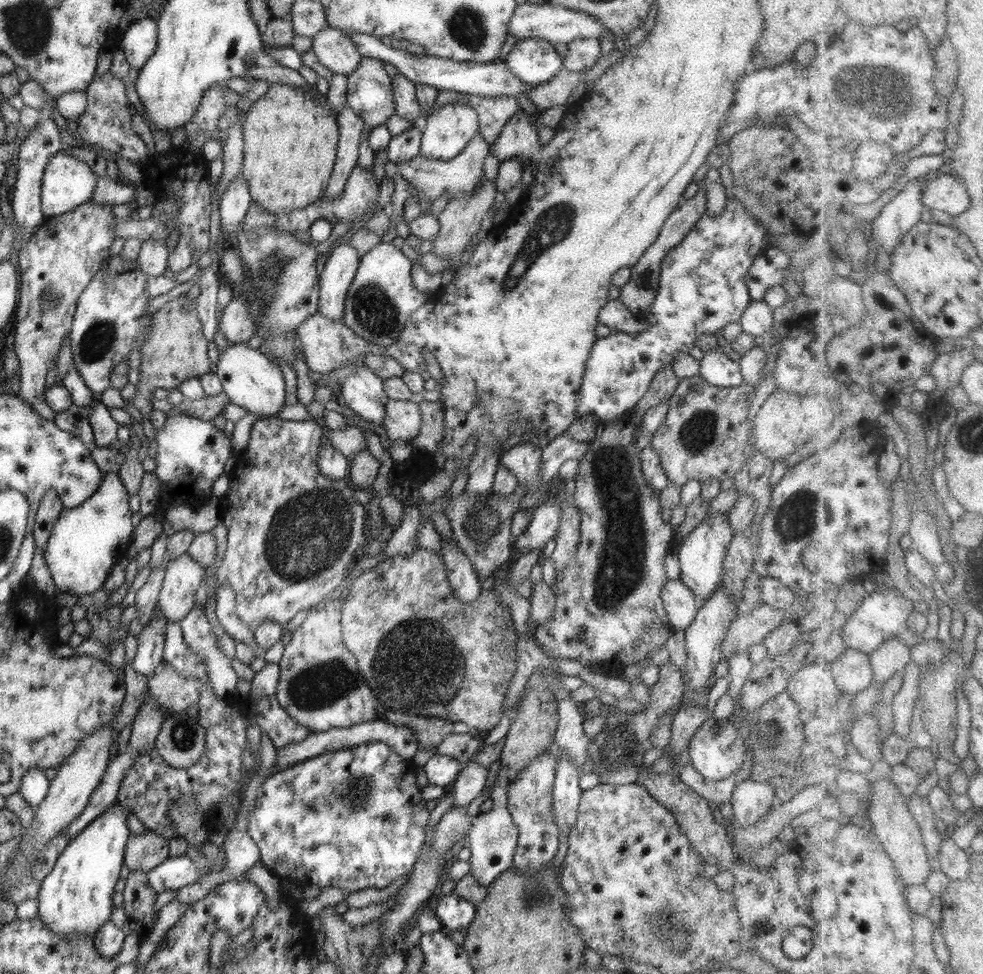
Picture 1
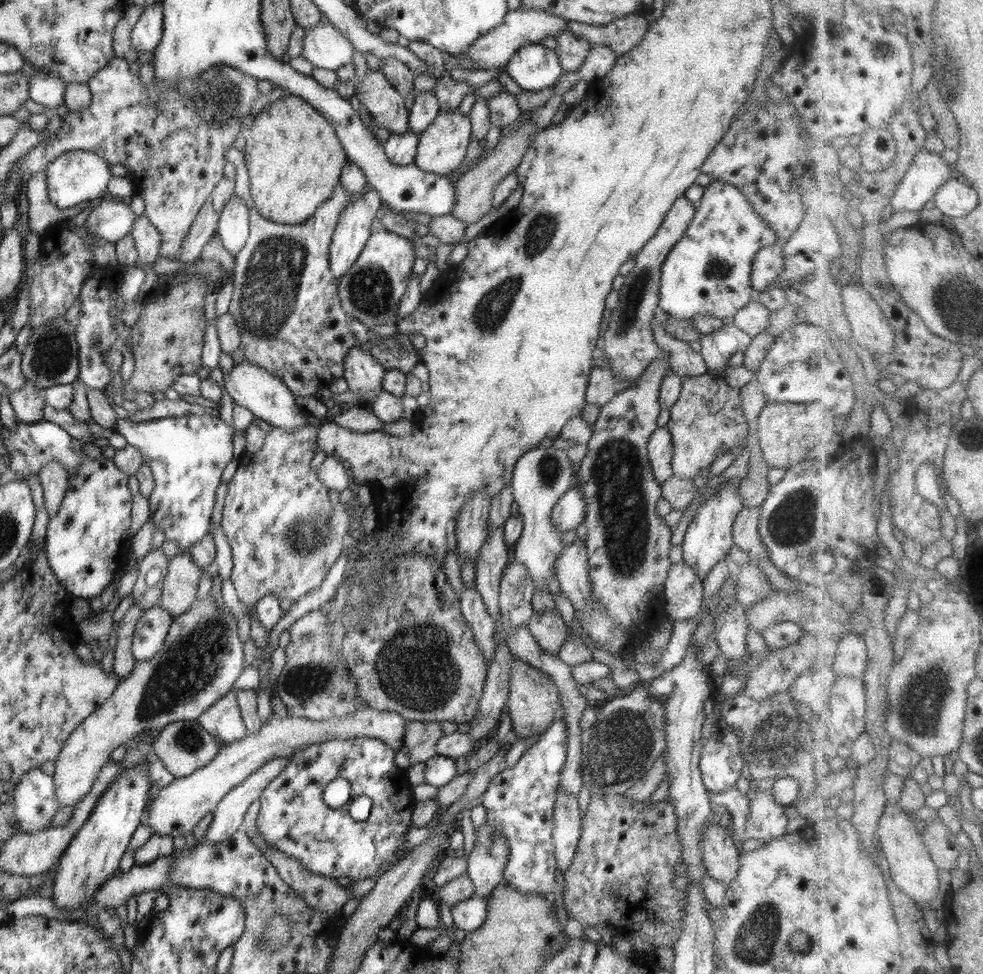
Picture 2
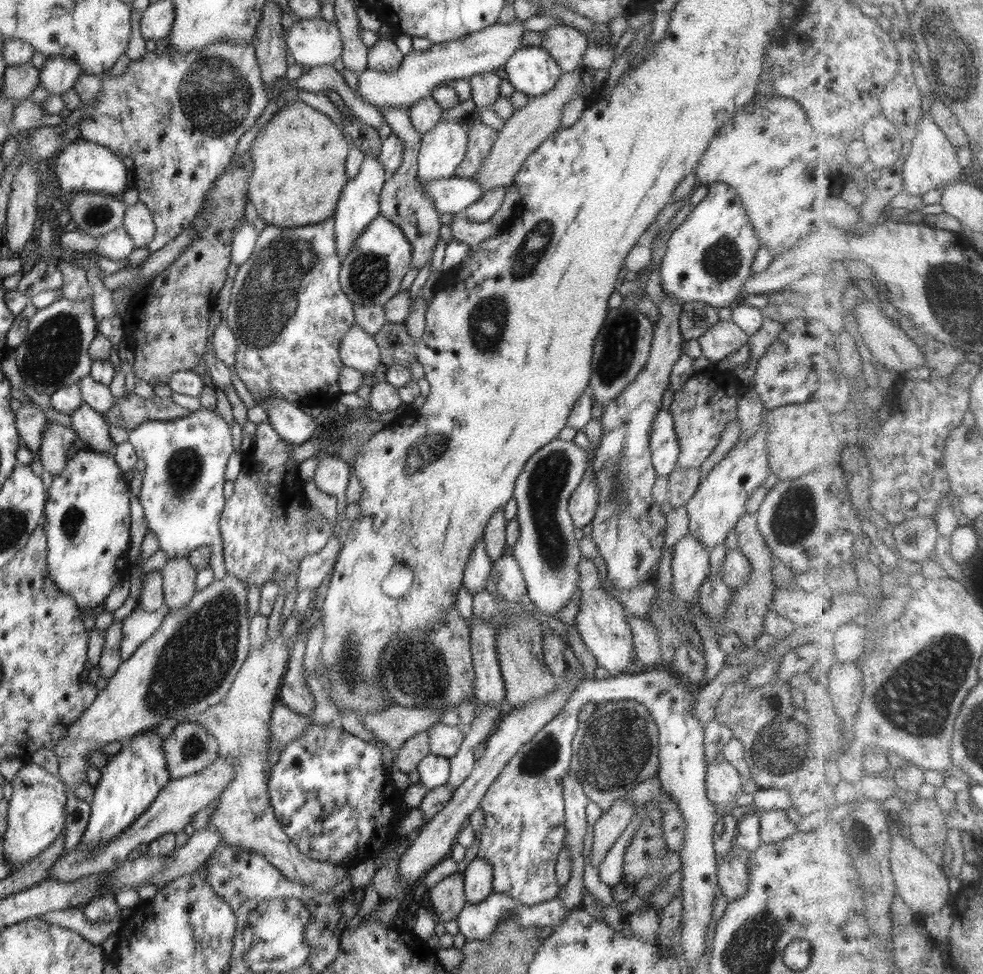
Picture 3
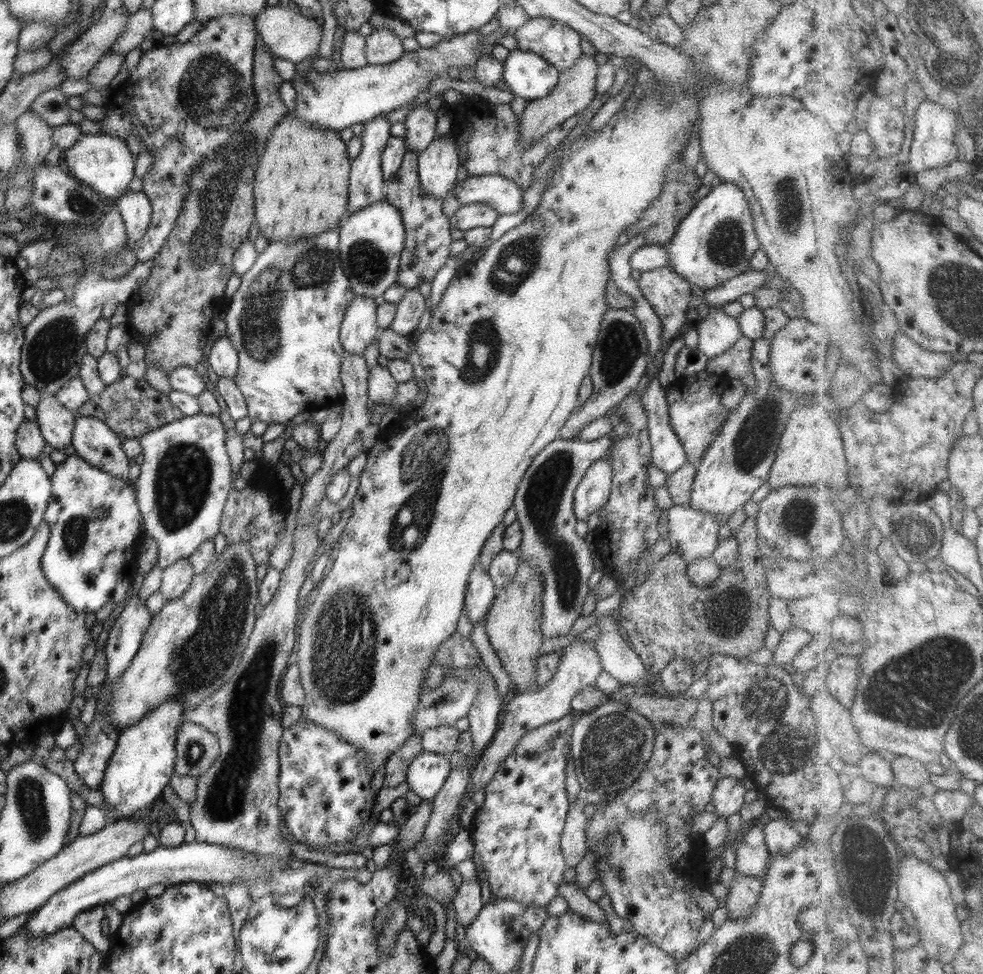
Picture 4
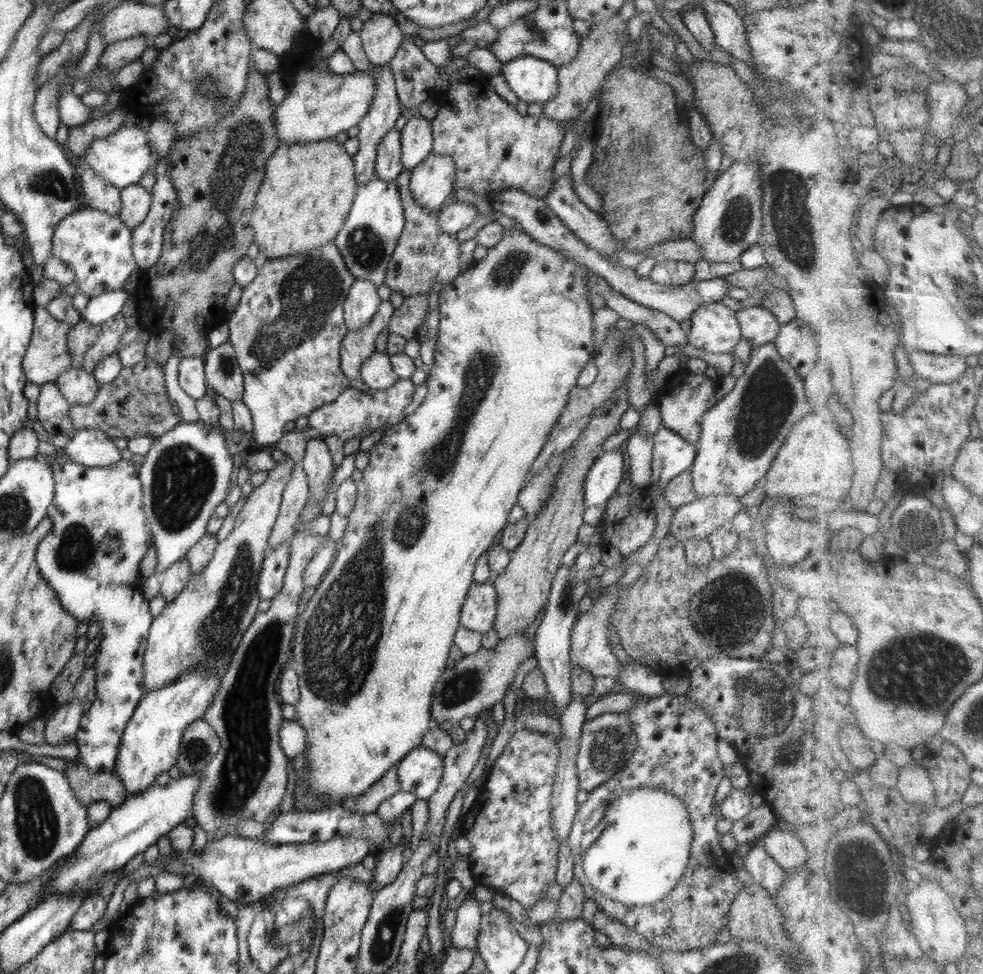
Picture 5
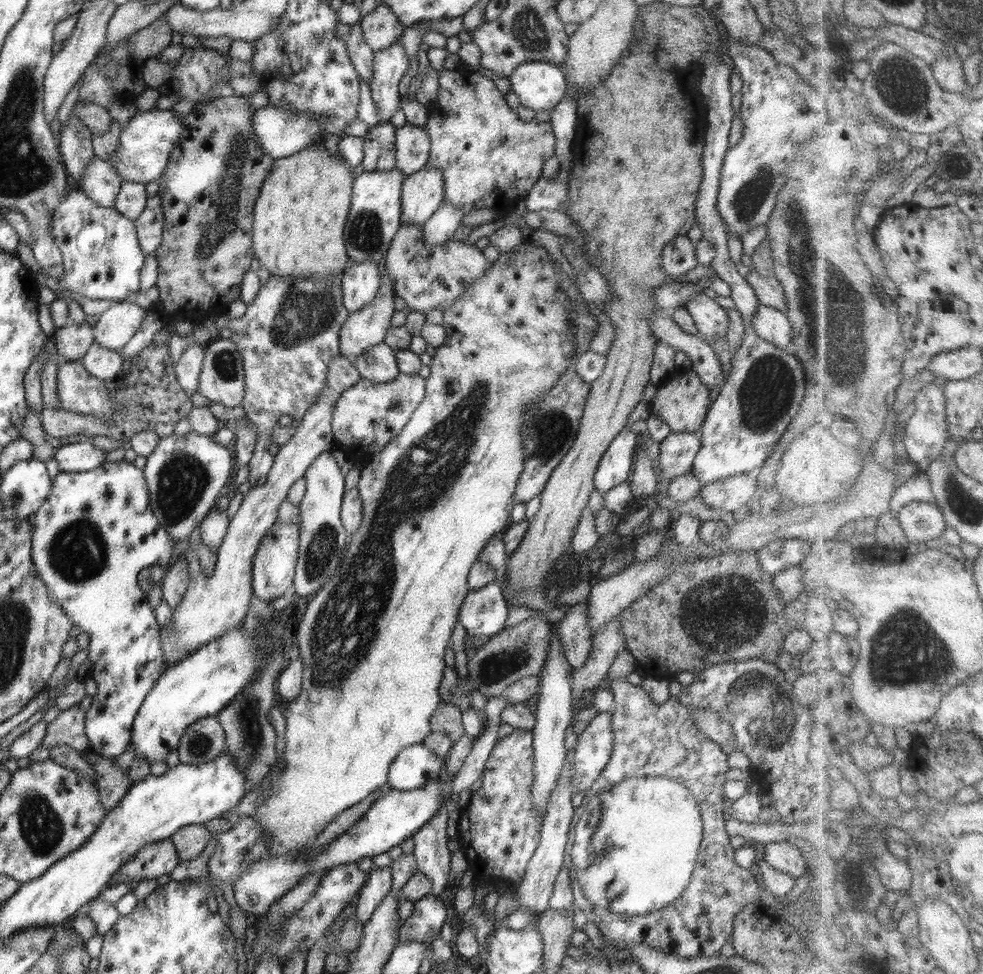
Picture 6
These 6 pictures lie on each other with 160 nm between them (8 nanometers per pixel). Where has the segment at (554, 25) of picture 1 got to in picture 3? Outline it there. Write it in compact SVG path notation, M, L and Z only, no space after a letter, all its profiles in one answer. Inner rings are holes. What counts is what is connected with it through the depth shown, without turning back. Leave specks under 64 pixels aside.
M514 19L508 24L496 22L466 37L433 44L426 52L414 50L408 56L403 56L400 68L394 70L394 73L366 68L358 74L358 93L360 93L358 95L379 111L384 108L396 108L396 106L410 108L418 100L430 98L433 91L442 86L444 81L469 80L472 76L496 72L501 66L504 67L508 59L523 46L524 32L526 29L520 19Z

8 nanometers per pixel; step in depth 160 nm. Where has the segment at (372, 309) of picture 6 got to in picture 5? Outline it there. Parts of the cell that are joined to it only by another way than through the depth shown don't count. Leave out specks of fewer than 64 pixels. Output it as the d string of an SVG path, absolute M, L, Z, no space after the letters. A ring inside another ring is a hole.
M383 300L368 325L364 325L362 329L347 331L341 342L340 360L342 372L349 380L360 380L361 366L376 352L376 337L388 327L395 309L389 300Z

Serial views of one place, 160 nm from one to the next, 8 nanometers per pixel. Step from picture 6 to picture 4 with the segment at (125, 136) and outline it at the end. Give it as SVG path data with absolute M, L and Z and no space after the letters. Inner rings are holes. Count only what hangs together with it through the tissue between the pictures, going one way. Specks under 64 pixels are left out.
M82 133L78 142L62 154L63 165L78 183L115 200L128 192L128 186L135 178L135 160L126 146L126 141L122 142L109 134Z

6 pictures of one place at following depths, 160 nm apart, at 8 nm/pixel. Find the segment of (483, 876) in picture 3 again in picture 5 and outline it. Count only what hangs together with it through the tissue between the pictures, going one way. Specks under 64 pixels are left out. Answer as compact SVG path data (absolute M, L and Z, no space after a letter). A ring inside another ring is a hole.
M472 891L466 894L465 900L456 909L456 924L452 930L452 945L476 949L476 937L482 920L480 905L481 902L478 902Z

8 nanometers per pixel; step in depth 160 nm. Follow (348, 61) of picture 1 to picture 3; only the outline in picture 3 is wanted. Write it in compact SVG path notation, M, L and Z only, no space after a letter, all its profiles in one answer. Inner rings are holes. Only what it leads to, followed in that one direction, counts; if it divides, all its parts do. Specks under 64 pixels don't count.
M300 19L285 31L290 60L306 68L333 65L342 55L342 38L335 21Z

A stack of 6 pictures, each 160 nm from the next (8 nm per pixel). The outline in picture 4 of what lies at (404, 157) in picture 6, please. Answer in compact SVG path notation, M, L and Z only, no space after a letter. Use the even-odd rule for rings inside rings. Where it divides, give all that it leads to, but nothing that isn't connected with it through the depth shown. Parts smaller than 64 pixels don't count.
M420 104L412 108L406 116L406 136L408 149L414 152L424 150L438 135L436 134L437 114L428 108L428 104Z

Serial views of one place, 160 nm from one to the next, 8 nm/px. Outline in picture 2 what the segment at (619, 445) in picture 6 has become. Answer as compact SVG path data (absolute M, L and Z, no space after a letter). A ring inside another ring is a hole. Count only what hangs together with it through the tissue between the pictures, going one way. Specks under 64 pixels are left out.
M574 486L568 489L554 505L551 514L550 521L558 533L576 530L587 518L586 503L581 490Z

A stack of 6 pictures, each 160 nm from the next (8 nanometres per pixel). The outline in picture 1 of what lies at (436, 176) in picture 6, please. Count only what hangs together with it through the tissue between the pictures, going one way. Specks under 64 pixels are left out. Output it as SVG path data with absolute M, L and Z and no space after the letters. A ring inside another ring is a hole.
M446 104L428 115L421 129L420 155L452 160L479 132L479 118L467 104Z

